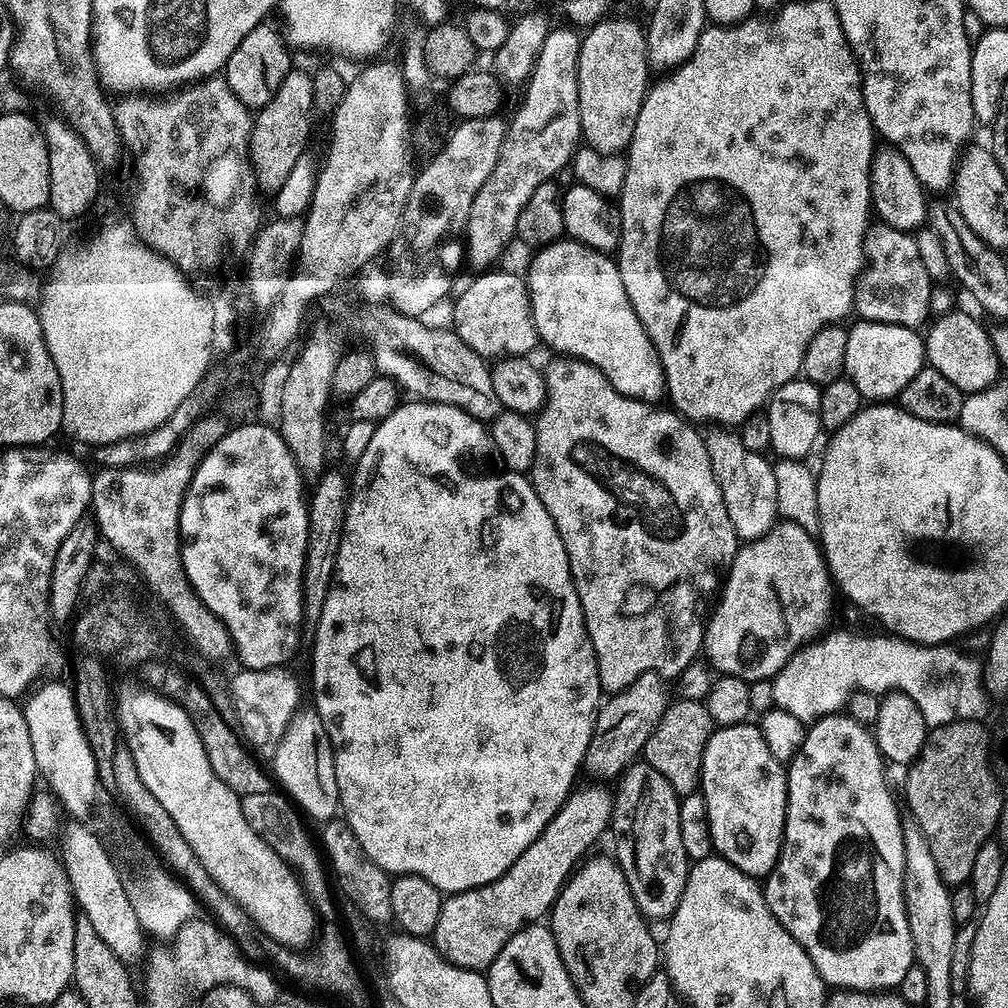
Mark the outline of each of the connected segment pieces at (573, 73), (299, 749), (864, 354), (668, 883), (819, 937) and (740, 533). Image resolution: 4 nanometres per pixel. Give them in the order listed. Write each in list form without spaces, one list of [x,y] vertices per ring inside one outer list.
[[[553,27],[542,45],[541,53],[538,54],[536,65],[532,75],[523,89],[524,101],[520,109],[507,121],[505,141],[502,142],[501,153],[498,154],[497,164],[493,172],[478,190],[473,205],[466,221],[468,228],[468,244],[466,243],[466,256],[469,261],[473,260],[480,266],[490,266],[504,252],[508,243],[516,240],[516,223],[518,214],[522,214],[522,206],[530,202],[530,194],[538,186],[542,186],[548,180],[559,177],[563,168],[567,169],[573,160],[582,140],[580,130],[580,115],[578,114],[578,54],[580,53],[581,33],[575,27]]]
[[[315,710],[303,712],[288,725],[282,742],[276,747],[270,760],[273,768],[271,771],[279,787],[281,784],[280,788],[291,797],[305,817],[313,816],[314,819],[320,820],[319,822],[327,822],[337,815],[340,808],[332,743],[320,715]]]
[[[857,319],[855,323],[848,328],[844,376],[858,386],[865,401],[888,402],[899,397],[902,386],[926,367],[924,336],[915,328],[886,322]]]
[[[643,762],[629,764],[618,783],[620,790],[614,794],[610,825],[610,836],[616,839],[614,858],[626,874],[630,894],[634,894],[634,902],[645,920],[667,921],[676,912],[682,890],[686,890],[690,867],[686,849],[682,847],[681,797],[654,766]]]
[[[847,714],[821,716],[811,721],[807,725],[800,748],[786,764],[788,805],[784,823],[784,841],[780,847],[780,857],[776,859],[775,868],[763,881],[764,897],[774,918],[778,918],[778,922],[786,926],[786,930],[795,938],[798,946],[806,950],[810,962],[814,962],[816,972],[823,978],[825,985],[836,990],[880,994],[885,990],[899,989],[906,970],[910,970],[910,966],[914,963],[910,926],[906,922],[906,906],[904,905],[904,867],[906,866],[904,830],[906,824],[905,821],[900,821],[901,805],[898,803],[897,793],[895,796],[891,786],[888,785],[887,770],[889,771],[884,755],[881,754],[880,747],[876,745],[875,735],[865,725],[854,722],[854,718],[850,718]]]
[[[735,431],[709,432],[712,433],[707,433],[706,443],[710,466],[714,466],[714,478],[718,478],[718,486],[726,502],[726,514],[730,514],[730,522],[734,522],[737,541],[747,542],[762,538],[777,524],[780,516],[773,465],[768,462],[767,455],[746,450]]]

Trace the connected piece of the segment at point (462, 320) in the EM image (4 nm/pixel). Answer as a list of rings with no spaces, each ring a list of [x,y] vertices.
[[[484,270],[481,276],[473,275],[467,287],[467,291],[455,297],[456,305],[452,308],[451,327],[474,350],[477,354],[485,358],[503,358],[506,356],[528,356],[538,345],[536,327],[532,317],[532,297],[523,275],[516,272],[490,272],[494,270]]]

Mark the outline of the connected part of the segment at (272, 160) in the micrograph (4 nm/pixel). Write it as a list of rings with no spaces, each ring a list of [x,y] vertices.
[[[300,66],[293,67],[292,71],[282,78],[282,86],[278,86],[278,94],[266,102],[266,106],[259,109],[254,116],[252,127],[252,165],[256,170],[257,183],[261,189],[266,188],[270,194],[274,194],[290,175],[290,170],[309,147],[308,139],[312,136],[312,115],[318,109],[315,96],[315,82],[311,71],[303,72]]]

